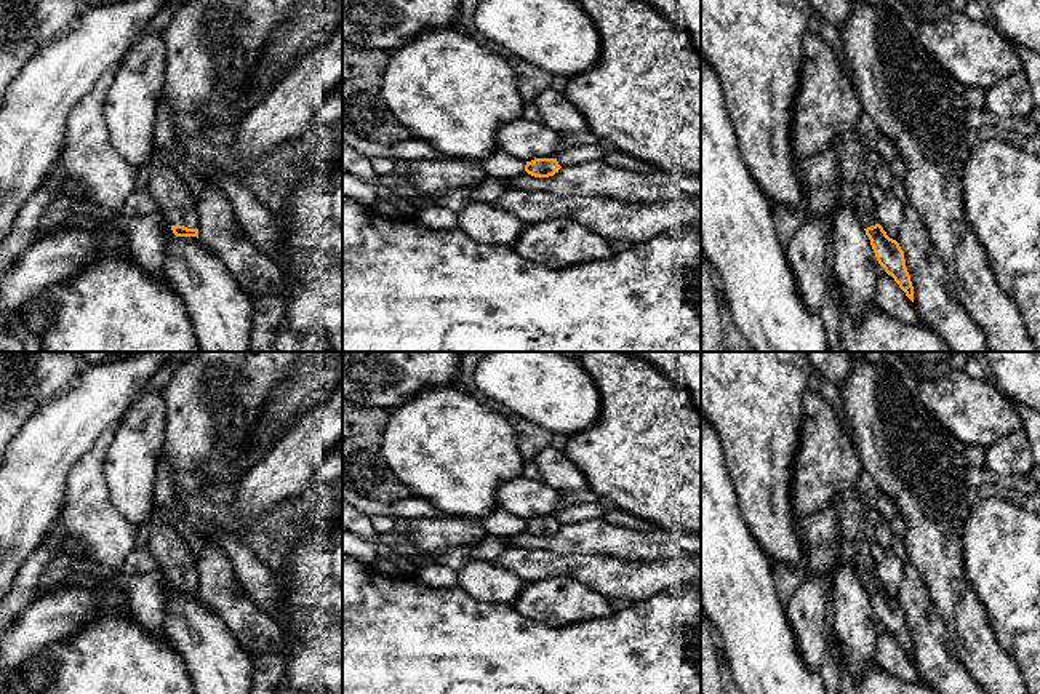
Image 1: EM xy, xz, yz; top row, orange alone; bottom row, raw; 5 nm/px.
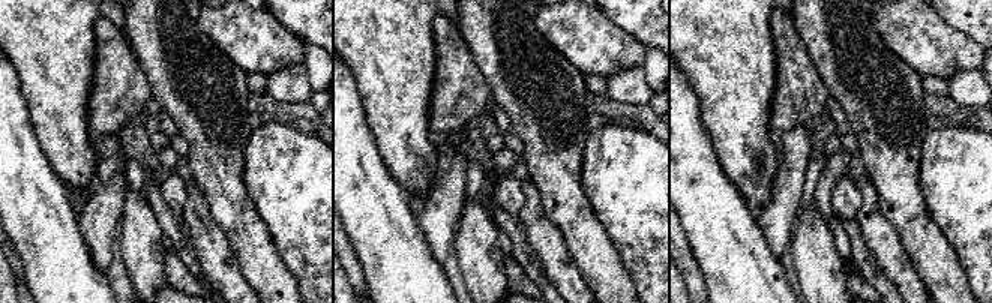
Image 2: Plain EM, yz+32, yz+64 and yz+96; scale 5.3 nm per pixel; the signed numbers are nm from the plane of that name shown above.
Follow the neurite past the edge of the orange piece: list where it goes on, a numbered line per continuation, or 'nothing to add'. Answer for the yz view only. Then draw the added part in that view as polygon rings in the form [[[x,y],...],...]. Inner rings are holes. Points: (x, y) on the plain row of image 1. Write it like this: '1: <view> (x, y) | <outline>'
1: yz (866, 566) | [[[854,536],[851,540],[856,550],[853,566],[856,569],[856,574],[861,584],[867,587],[878,582],[877,561],[870,555],[869,544],[862,537],[858,537],[858,536]]]

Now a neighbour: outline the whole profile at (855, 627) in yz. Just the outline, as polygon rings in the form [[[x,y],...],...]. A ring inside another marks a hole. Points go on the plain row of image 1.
[[[834,563],[834,638],[848,670],[859,678],[877,664],[878,619],[853,564]]]

